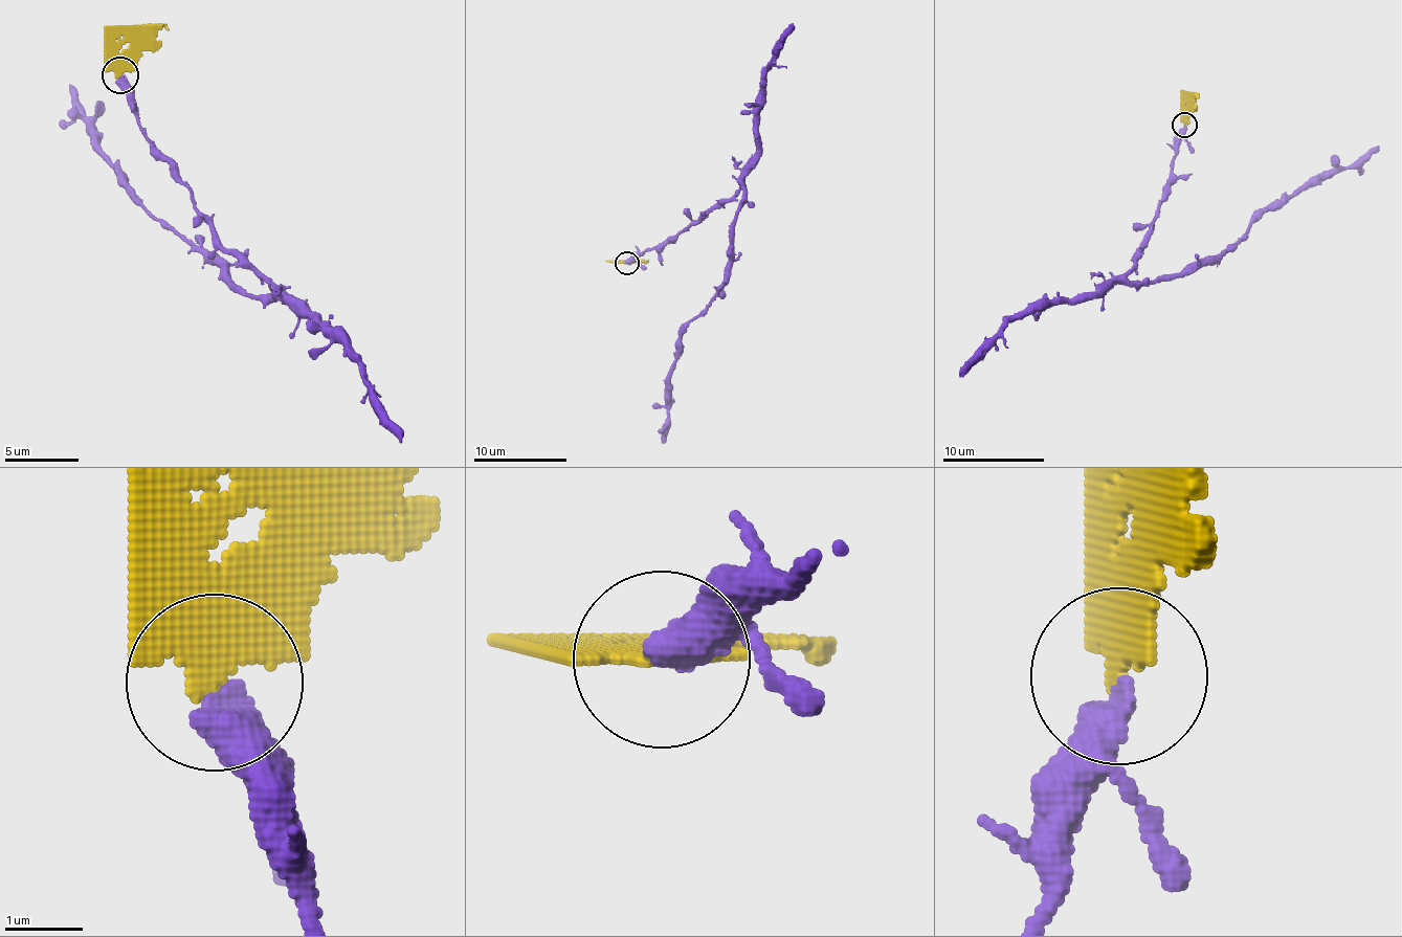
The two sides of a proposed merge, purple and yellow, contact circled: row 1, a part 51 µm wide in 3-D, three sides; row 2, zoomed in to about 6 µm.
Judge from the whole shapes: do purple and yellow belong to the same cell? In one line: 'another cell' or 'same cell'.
another cell

